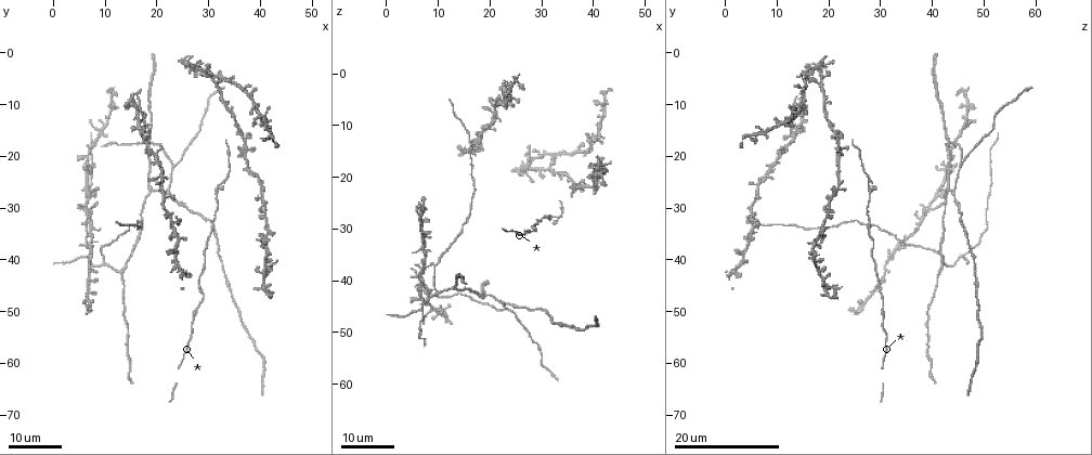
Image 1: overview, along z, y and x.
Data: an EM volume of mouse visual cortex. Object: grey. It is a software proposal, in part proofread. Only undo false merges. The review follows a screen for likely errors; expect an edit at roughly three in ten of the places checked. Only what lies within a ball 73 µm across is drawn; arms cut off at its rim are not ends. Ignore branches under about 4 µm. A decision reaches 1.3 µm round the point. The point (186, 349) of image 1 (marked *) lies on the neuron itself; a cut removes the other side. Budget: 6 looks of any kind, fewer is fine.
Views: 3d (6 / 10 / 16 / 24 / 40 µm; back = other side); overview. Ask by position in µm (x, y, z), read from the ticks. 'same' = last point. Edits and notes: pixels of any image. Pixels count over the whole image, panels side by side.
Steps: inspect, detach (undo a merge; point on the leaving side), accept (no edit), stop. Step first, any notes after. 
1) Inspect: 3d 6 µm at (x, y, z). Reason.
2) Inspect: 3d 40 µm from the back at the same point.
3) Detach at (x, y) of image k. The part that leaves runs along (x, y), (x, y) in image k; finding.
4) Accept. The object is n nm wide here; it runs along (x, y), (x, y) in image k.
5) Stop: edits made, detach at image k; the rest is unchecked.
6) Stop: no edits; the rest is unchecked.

Inspect: 3d 24 µm at (32.0, 25.5, 28.0). A narrow waist.

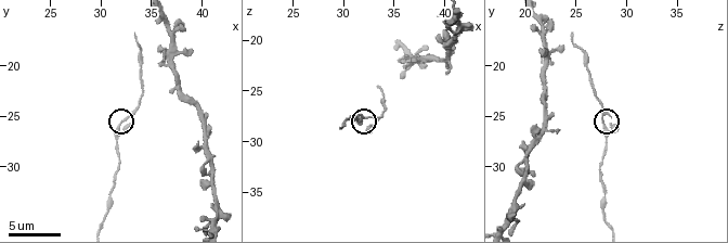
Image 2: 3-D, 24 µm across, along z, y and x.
Inspect: 3d 6 µm at (32.6, 25.4, 27.6).

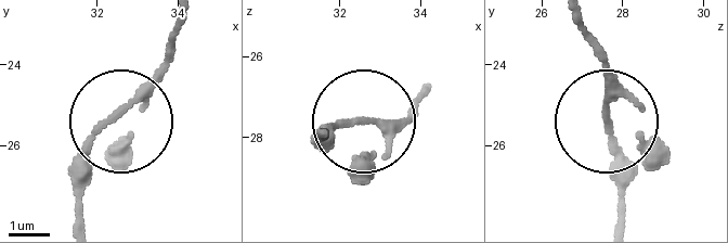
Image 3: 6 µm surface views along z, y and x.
Inspect: 3d 6 µm from the back at (32.45, 25.30, 27.70). From behind.

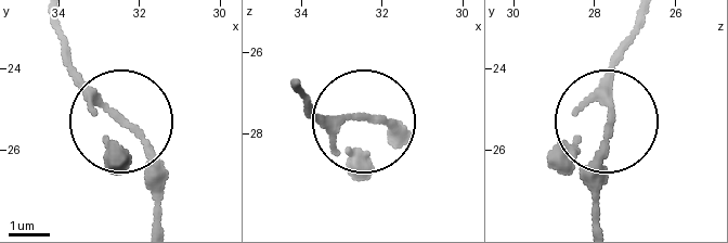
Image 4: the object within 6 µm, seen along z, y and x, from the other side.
Accept. The object is 160 nm wide here; it runs along (155, 221), (151, 149), (65, 49) in image 4; continuous, no second neuron.

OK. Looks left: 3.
Inspect: 3d 24 µm at (23.5, 21.5, 45.5). A fork.

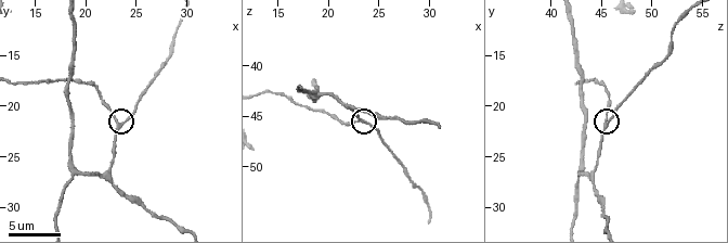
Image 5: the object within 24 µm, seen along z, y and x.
Inspect: 3d 6 µm at (23.4, 21.8, 45.2). Zoom in.

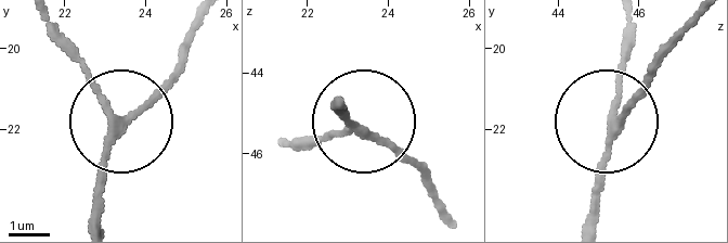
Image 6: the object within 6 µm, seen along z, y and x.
Accept. The object is 180 nm wide here; it runs along (586, 218), (618, 114), (659, 66) in image 6; continuous, no second neuron.

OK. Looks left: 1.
Stop: no edits; the rest is unchecked.

